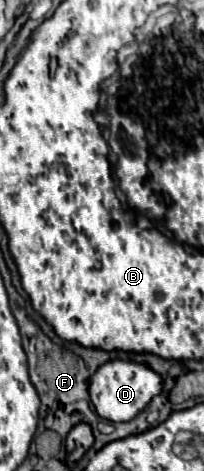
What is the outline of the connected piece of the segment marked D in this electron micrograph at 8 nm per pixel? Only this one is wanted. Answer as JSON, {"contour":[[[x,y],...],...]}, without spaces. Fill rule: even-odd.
{"contour":[[[113,360],[103,364],[95,376],[91,378],[91,402],[97,410],[97,414],[111,422],[129,422],[133,420],[153,396],[157,396],[163,390],[163,380],[153,370],[149,370],[143,364],[135,364],[129,360]]]}

